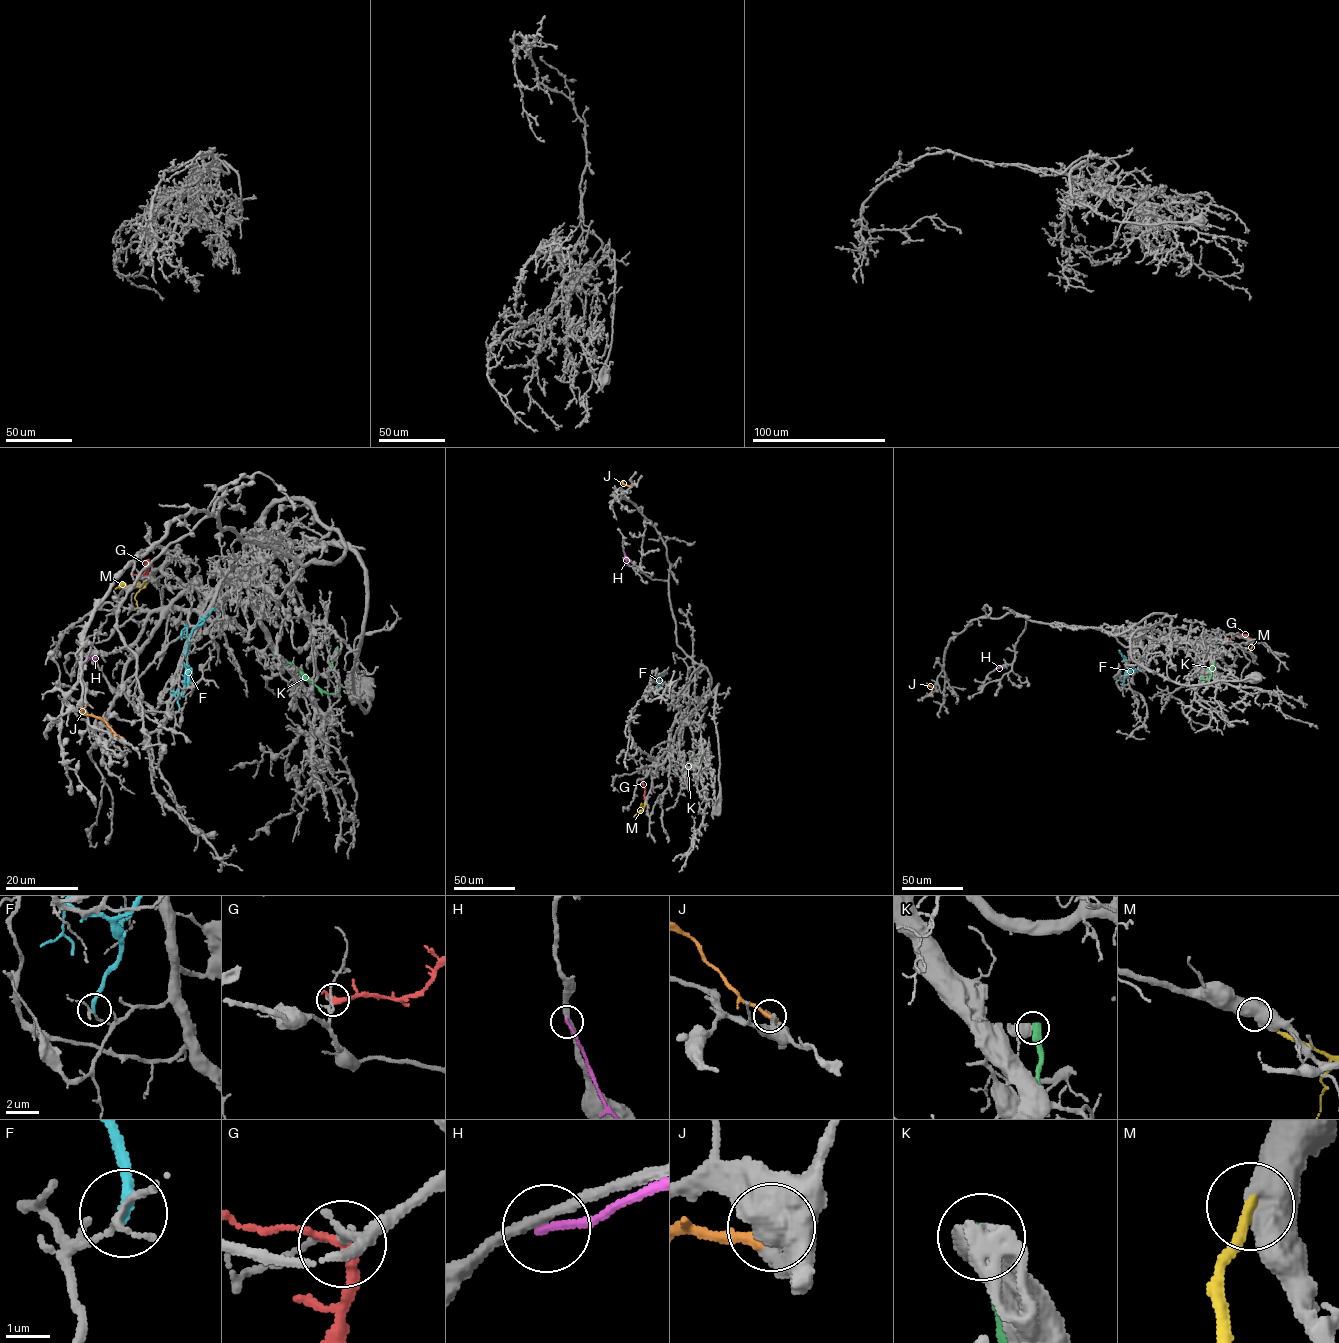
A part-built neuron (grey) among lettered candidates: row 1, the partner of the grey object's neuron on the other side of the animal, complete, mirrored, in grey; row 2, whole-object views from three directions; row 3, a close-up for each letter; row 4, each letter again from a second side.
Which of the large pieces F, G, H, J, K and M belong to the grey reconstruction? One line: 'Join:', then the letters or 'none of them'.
Join: M

